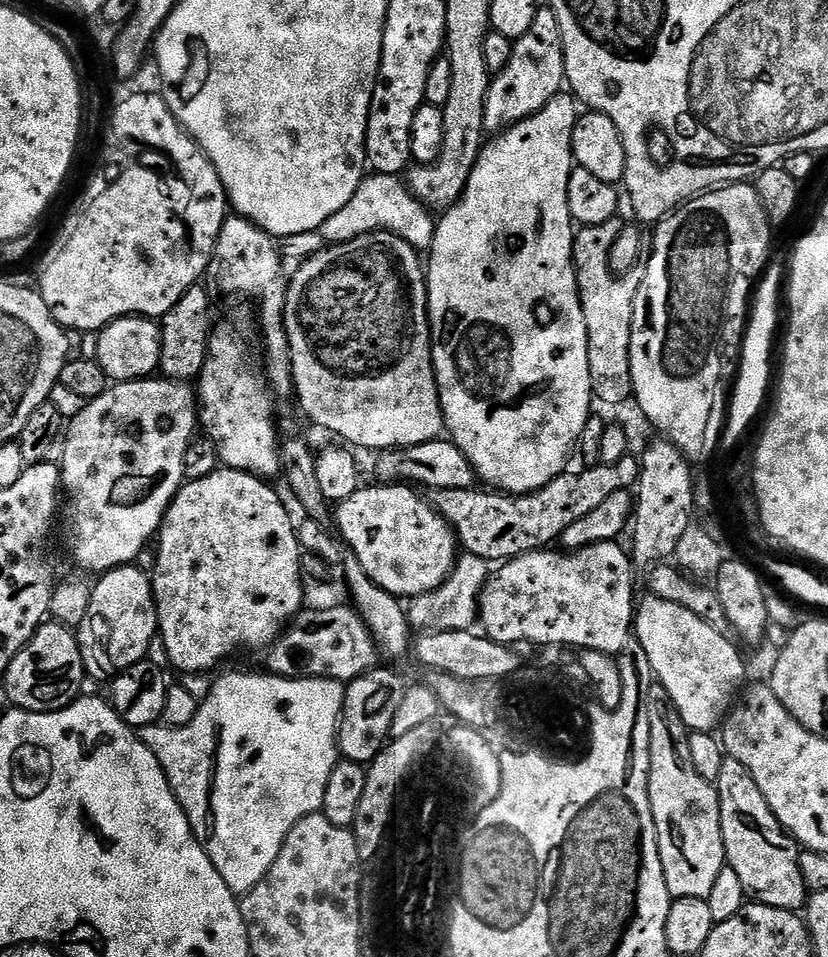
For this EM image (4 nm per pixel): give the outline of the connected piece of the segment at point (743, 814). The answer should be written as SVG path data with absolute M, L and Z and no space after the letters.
M731 758L724 759L714 783L720 799L720 829L724 843L724 858L727 867L732 868L734 874L738 874L738 882L742 882L745 893L758 904L774 906L787 912L803 909L810 893L800 874L797 845L776 821L766 798L762 798L762 790L758 790L748 771L737 760Z

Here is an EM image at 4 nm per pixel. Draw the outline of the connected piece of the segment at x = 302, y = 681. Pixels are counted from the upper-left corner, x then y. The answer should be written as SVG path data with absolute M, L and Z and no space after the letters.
M228 672L225 676L217 675L215 684L204 700L199 701L194 718L186 726L181 728L169 728L159 723L148 725L139 729L140 740L152 751L154 758L158 760L168 784L174 790L182 810L192 827L192 833L198 843L204 847L210 862L214 862L214 870L222 874L222 882L230 891L243 894L249 892L274 866L274 858L282 850L290 830L302 818L317 815L324 807L324 795L326 794L326 782L330 782L330 770L334 770L338 759L338 721L342 707L342 688L337 681L325 680L323 676L310 676L307 678L289 678L287 676L247 676L244 672Z

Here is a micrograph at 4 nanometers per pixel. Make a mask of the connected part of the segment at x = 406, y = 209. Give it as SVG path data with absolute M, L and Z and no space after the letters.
M373 173L368 176L369 177L366 179L364 179L364 177L363 177L357 183L354 194L352 194L350 200L348 200L348 202L346 202L346 204L344 206L342 206L342 208L340 208L340 210L338 210L338 213L332 214L330 216L330 218L328 218L326 220L326 222L324 222L322 224L322 226L318 229L318 233L321 235L323 241L328 244L338 245L338 244L344 243L346 241L355 240L356 237L364 236L366 233L388 232L388 233L392 234L396 239L398 239L401 243L406 242L408 245L422 250L422 252L429 251L432 247L432 240L433 240L433 234L435 232L435 227L434 227L433 219L429 218L429 216L431 216L431 215L425 210L424 206L422 204L420 204L418 199L416 199L416 197L412 195L412 193L407 189L407 187L401 181L400 181L400 183L398 182L399 179L396 176L382 175L380 173Z

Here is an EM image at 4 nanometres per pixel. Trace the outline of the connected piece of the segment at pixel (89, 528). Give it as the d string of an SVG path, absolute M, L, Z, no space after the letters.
M145 378L142 380L125 380L116 382L109 387L107 392L102 393L97 400L89 400L85 403L83 410L70 420L67 425L68 437L64 440L64 453L58 459L60 479L63 491L68 492L68 532L72 535L72 556L80 568L88 572L103 574L112 568L131 565L135 556L148 544L148 539L157 535L158 529L164 521L164 513L168 505L172 503L173 497L180 491L184 476L184 455L188 452L188 439L198 428L198 412L194 405L194 392L187 383L167 378Z

